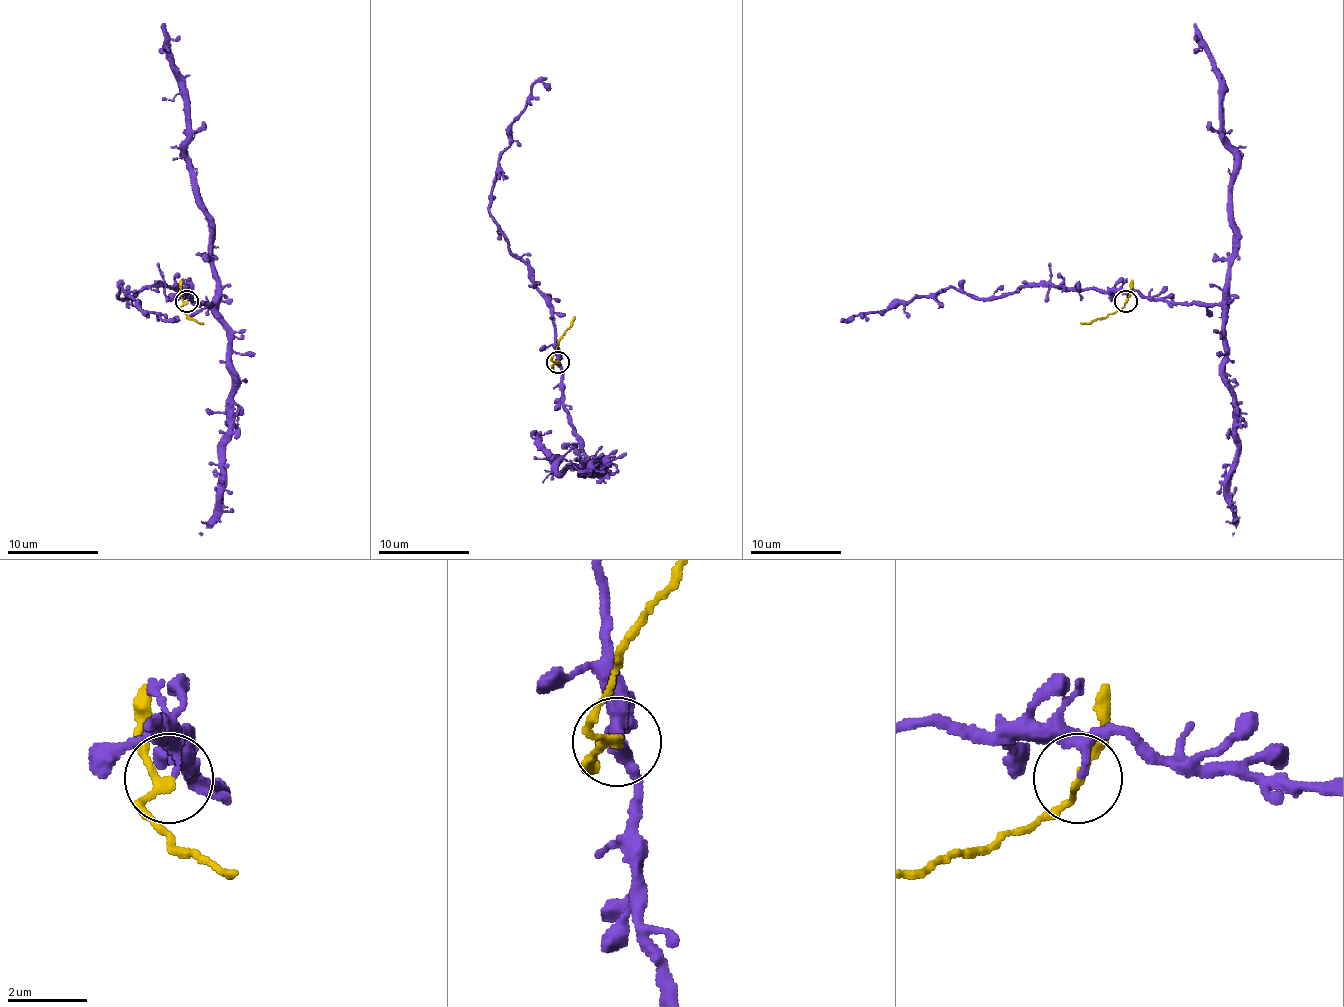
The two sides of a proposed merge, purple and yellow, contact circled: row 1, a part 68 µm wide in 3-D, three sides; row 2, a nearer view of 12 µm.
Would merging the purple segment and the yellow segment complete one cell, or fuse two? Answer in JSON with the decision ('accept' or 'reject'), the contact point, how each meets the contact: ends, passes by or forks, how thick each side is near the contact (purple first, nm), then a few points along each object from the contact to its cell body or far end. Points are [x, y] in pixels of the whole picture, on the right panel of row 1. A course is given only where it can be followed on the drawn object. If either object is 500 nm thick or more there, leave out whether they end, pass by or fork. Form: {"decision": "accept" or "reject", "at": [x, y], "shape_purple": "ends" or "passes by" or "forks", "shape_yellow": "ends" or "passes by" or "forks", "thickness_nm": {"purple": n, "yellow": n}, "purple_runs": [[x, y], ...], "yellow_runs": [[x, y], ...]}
{"decision": "reject", "at": [1125, 301], "shape_purple": "ends", "shape_yellow": "passes by", "thickness_nm": {"purple": 180, "yellow": 160}, "purple_runs": [[1125, 302], [1139, 290], [1145, 297], [1218, 304], [1227, 286], [1234, 149], [1223, 133], [1223, 83], [1193, 24]], "yellow_runs": [[1125, 302], [1120, 309], [1107, 315], [1079, 322]]}

